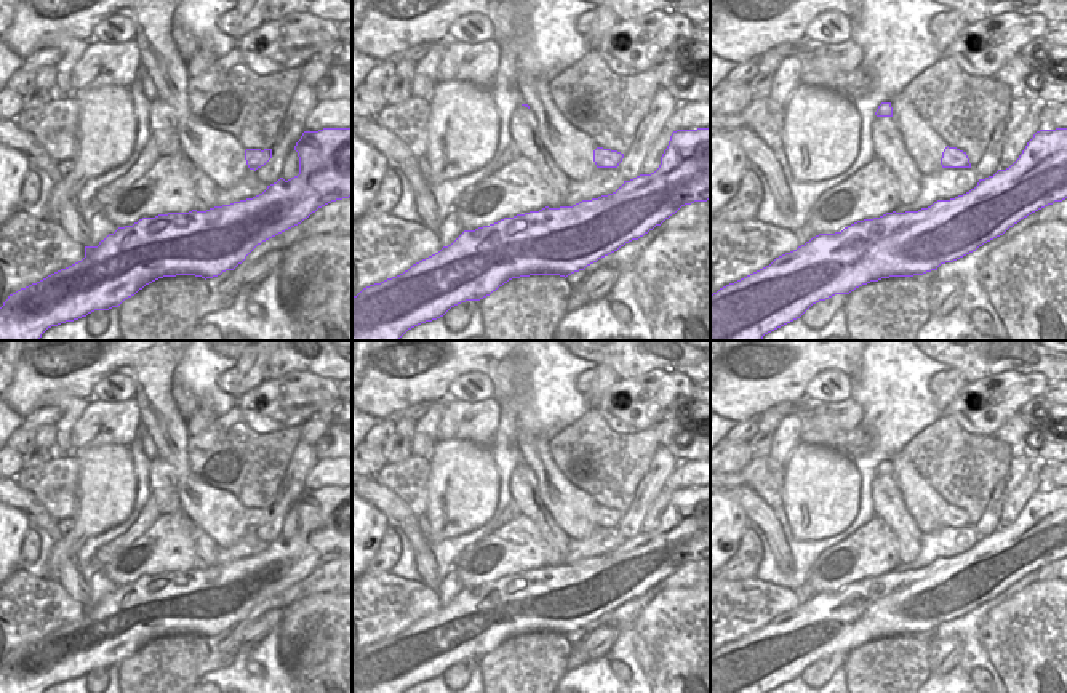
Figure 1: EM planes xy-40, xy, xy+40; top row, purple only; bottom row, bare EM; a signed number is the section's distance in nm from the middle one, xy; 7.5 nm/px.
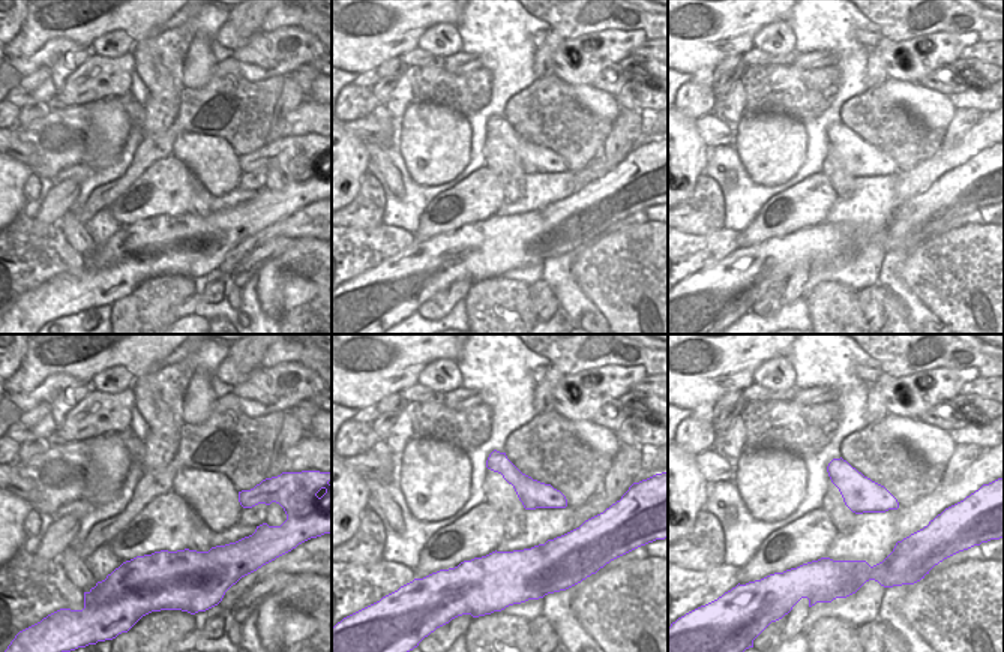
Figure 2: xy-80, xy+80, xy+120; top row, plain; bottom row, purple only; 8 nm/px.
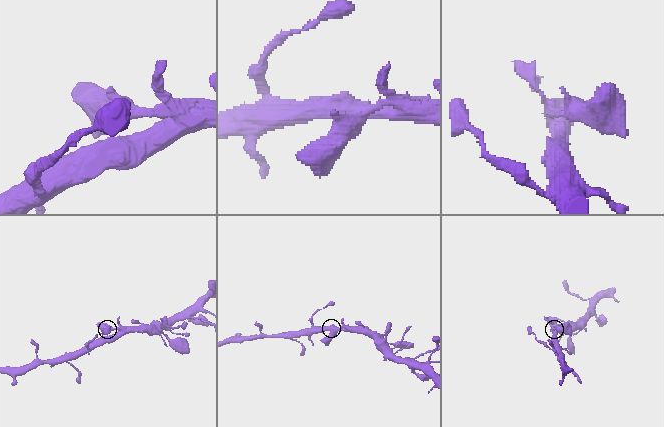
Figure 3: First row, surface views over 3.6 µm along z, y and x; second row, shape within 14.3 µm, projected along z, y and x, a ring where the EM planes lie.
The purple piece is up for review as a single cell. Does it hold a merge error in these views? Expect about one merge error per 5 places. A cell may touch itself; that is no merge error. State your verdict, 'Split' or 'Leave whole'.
Leave whole.

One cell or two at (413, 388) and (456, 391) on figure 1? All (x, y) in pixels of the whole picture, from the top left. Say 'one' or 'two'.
two

